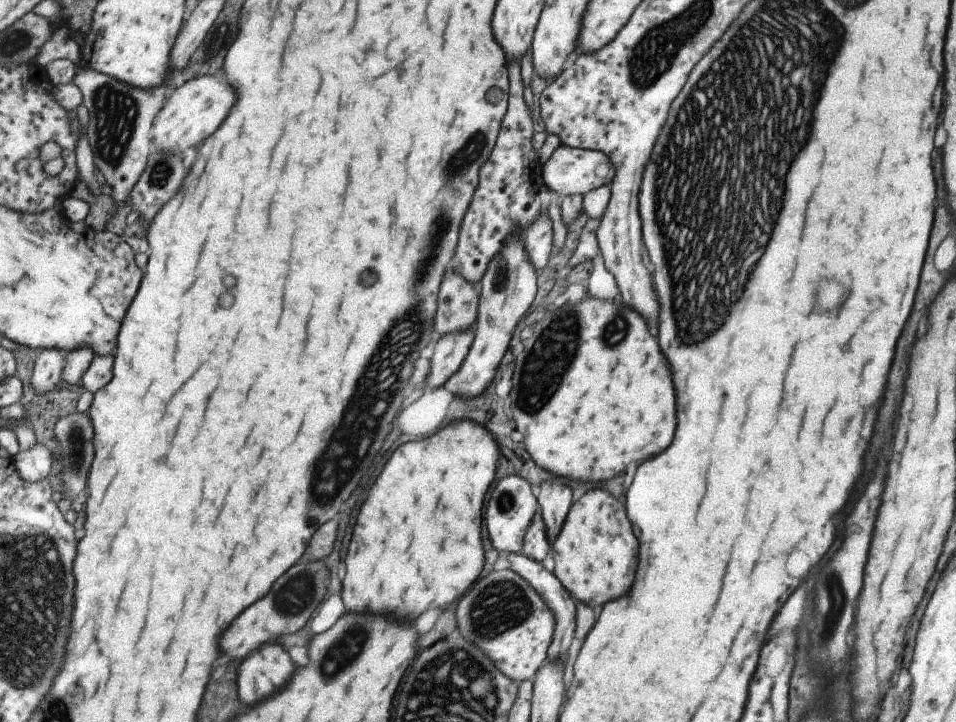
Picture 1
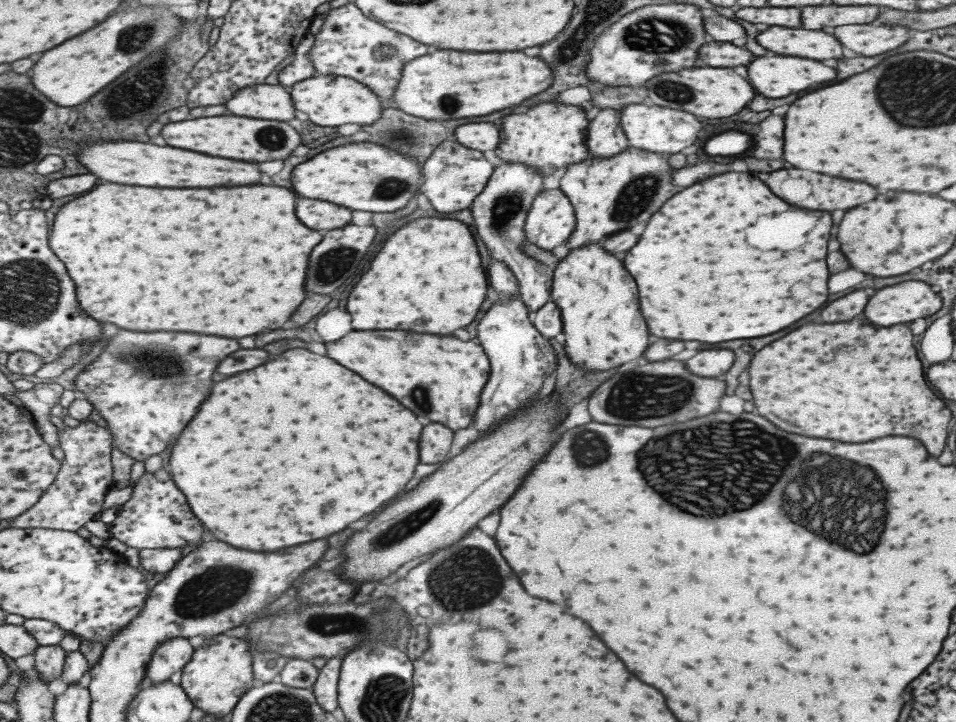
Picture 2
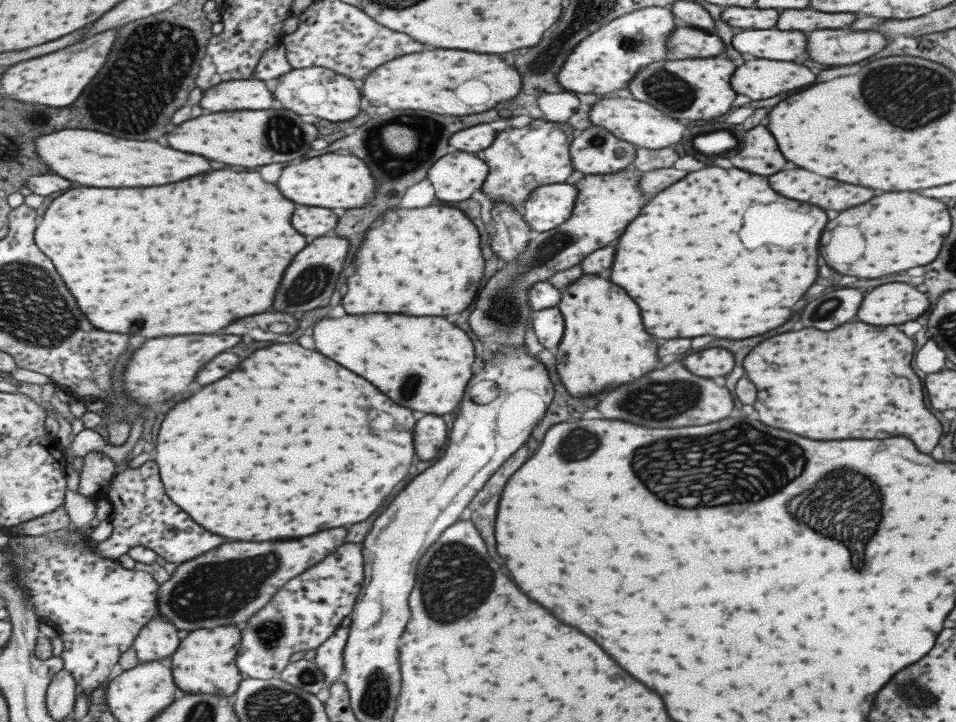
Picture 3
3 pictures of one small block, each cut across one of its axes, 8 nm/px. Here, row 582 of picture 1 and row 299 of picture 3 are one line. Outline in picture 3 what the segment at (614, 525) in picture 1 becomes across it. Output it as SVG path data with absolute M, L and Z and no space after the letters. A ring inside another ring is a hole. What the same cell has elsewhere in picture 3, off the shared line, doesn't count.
M583 274L575 284L561 290L561 294L563 296L561 296L557 308L561 310L563 320L565 320L565 336L563 336L565 340L561 340L561 344L557 346L557 374L559 374L557 380L561 380L557 384L561 384L571 396L583 398L583 396L599 394L603 390L613 390L621 384L641 378L643 374L647 374L655 368L657 344L643 330L641 316L639 316L635 302L619 286L615 286L609 280L603 280L599 276Z

